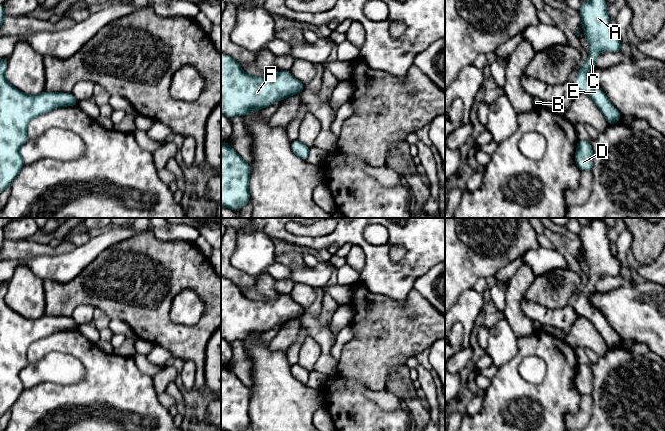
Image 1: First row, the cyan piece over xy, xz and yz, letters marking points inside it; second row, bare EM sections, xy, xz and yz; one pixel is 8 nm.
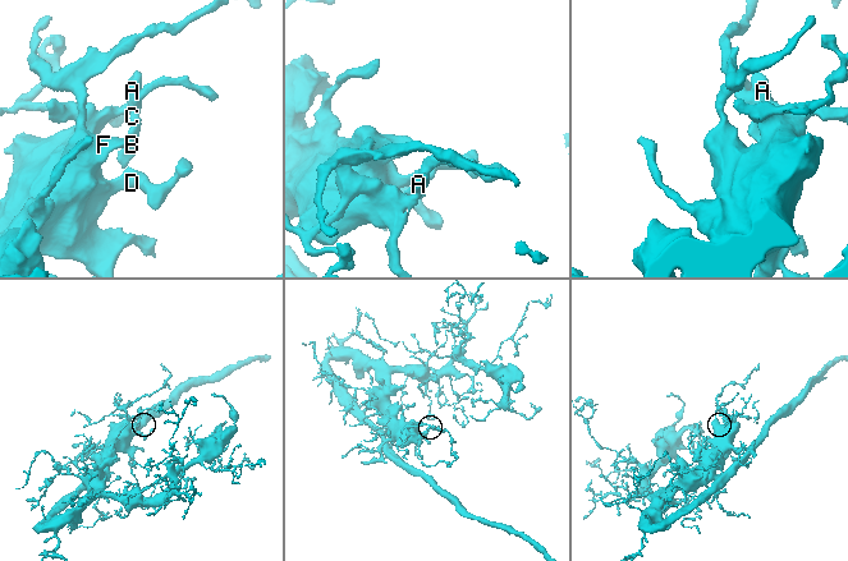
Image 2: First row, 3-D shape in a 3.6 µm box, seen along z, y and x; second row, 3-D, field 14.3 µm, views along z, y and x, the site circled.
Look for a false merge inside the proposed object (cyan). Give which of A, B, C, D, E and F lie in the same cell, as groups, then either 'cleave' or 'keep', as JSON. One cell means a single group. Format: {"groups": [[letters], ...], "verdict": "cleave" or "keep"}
{"groups": [["A", "B", "C", "D", "E", "F"]], "verdict": "keep"}

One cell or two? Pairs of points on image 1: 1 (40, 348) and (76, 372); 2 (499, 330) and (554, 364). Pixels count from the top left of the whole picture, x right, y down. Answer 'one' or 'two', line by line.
1: two
2: two

